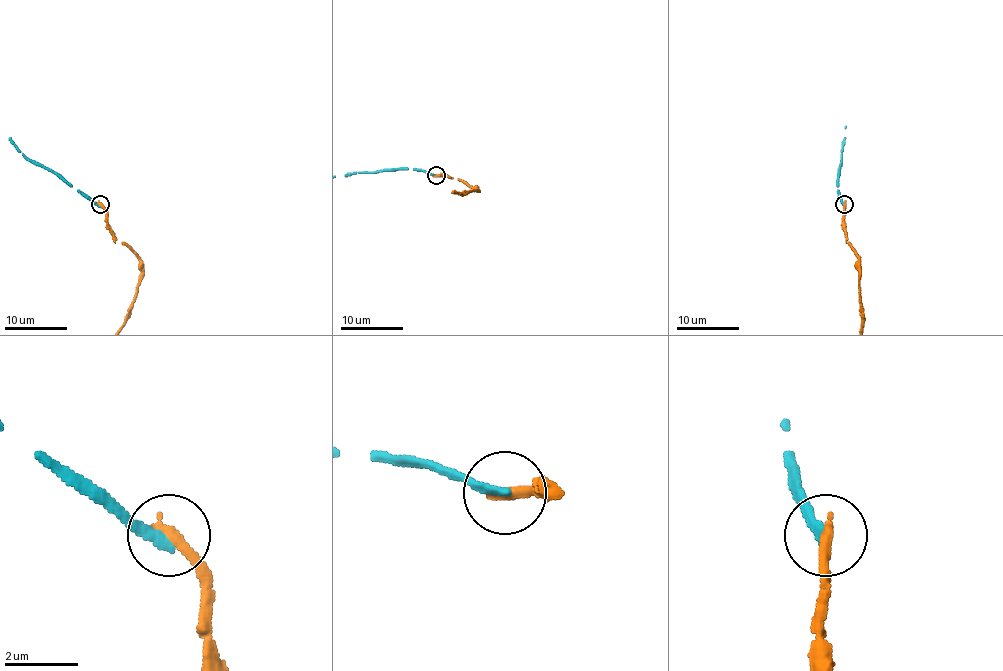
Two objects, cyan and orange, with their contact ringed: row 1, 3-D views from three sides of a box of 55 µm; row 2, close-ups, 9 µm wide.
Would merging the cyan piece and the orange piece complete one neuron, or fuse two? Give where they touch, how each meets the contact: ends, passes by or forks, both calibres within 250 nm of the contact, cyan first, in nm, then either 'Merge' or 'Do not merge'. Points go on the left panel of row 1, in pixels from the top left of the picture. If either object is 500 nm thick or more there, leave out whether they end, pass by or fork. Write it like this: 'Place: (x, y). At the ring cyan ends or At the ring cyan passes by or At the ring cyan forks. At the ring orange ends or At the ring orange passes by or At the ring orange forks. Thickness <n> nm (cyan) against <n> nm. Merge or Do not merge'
Place: (100, 204). At the ring cyan ends. At the ring orange ends. Thickness 280 nm (cyan) against 360 nm. Do not merge

